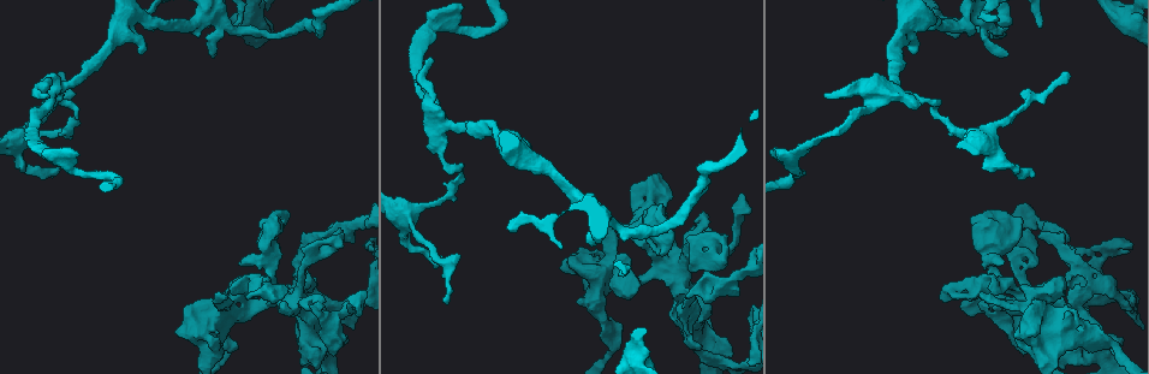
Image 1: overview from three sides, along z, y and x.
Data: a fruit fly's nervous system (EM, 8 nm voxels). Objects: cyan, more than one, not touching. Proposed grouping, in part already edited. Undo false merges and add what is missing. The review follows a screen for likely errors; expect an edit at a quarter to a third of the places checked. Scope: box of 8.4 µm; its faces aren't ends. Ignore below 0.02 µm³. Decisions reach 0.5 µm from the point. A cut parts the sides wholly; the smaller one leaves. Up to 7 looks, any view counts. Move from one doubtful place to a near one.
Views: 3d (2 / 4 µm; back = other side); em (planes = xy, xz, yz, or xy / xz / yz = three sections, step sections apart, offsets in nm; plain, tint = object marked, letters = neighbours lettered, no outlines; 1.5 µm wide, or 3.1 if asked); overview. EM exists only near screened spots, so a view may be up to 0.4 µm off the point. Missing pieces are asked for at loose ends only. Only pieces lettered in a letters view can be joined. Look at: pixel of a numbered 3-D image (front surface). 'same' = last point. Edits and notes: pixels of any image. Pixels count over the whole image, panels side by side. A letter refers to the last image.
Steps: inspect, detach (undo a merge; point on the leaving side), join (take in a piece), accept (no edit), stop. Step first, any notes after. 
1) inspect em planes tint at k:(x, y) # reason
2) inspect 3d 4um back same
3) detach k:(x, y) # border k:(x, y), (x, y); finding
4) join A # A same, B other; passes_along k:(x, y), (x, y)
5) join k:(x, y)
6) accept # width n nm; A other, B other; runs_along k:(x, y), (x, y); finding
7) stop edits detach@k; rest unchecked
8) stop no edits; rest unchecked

inspect em planes letters at 1:(58, 71) # an open end

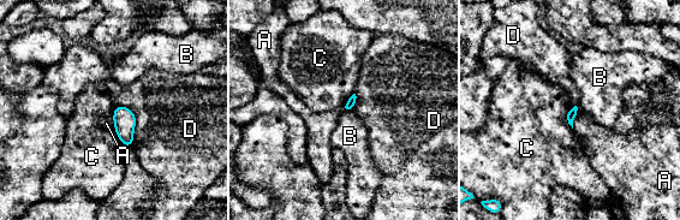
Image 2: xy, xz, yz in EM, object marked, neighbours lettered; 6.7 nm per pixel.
accept # A other, B other, C other, D other; no lettered piece goes on from it

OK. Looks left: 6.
inspect 3d 2um at 1:(942, 115) # thin neck

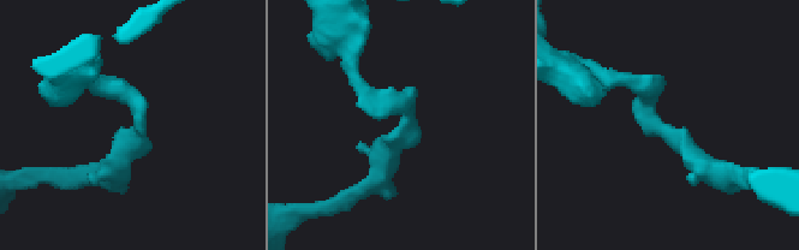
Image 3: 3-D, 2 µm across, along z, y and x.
inspect em xy step 8 tint at 3:(664, 131)

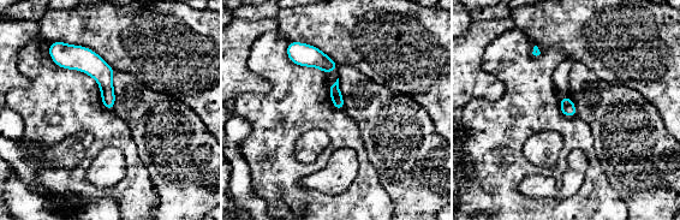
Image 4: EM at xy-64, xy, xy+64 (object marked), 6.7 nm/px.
inspect em xz step 4 letters same # cut it another way

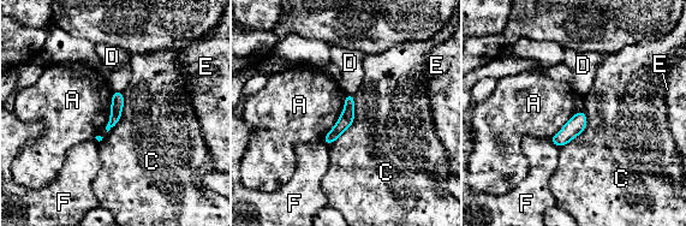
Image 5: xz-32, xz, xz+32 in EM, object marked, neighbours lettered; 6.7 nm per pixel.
accept # width 80 nm; A other, C other, D other, E other, F other; runs_along 5:(350, 96), (347, 118), (328, 141); one neuron here

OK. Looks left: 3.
inspect 3d 2um back at 1:(58, 169) # an open end

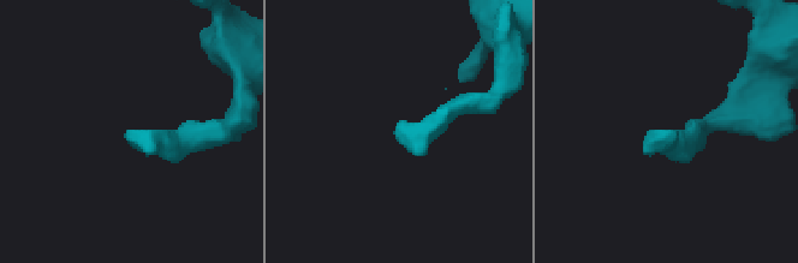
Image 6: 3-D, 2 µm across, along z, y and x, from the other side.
inspect em xy step 8 letters at 6:(670, 131) # shape alone is not enough

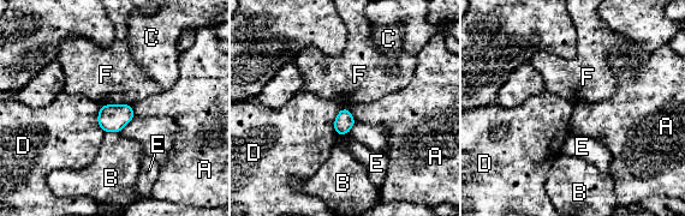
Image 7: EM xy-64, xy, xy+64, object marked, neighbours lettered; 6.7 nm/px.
inspect em planes letters same # another direction

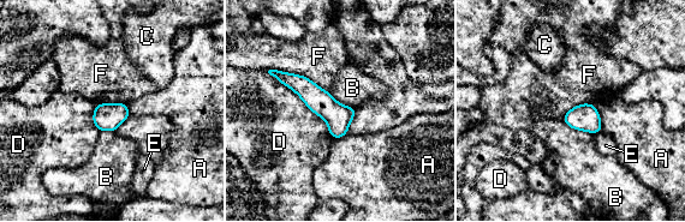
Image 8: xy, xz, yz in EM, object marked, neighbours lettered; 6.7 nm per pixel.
accept # A other, B other, C other, D other, E other, F other; border 8:(269, 68), (303, 74), (328, 92); no lettered piece goes on from it

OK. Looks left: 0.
stop no edits; rest unchecked

